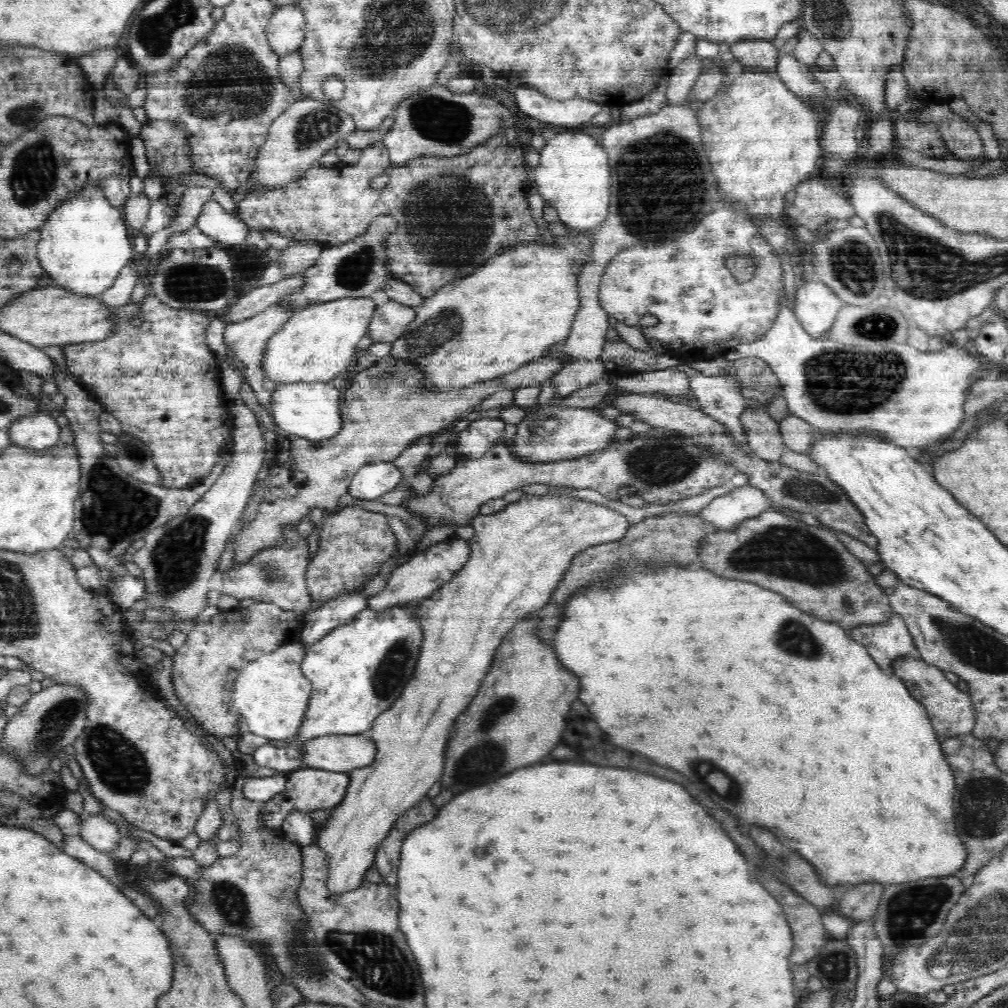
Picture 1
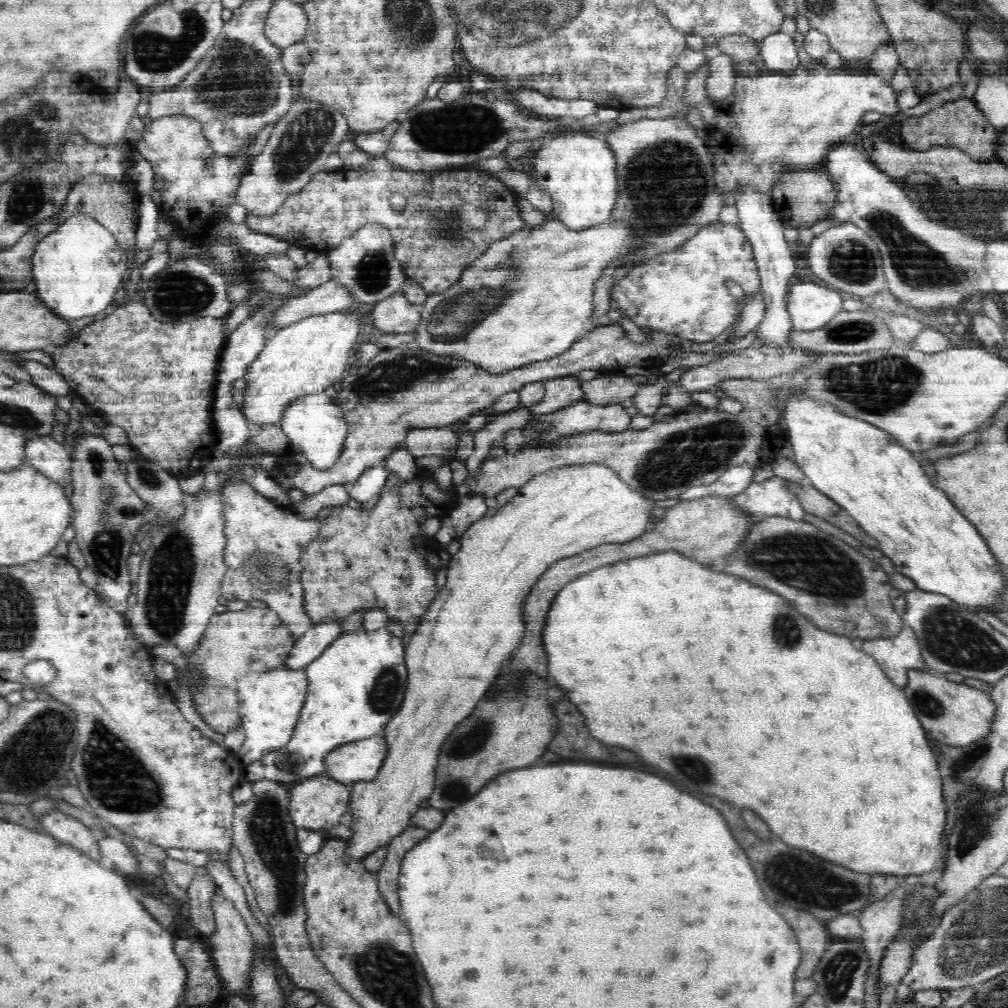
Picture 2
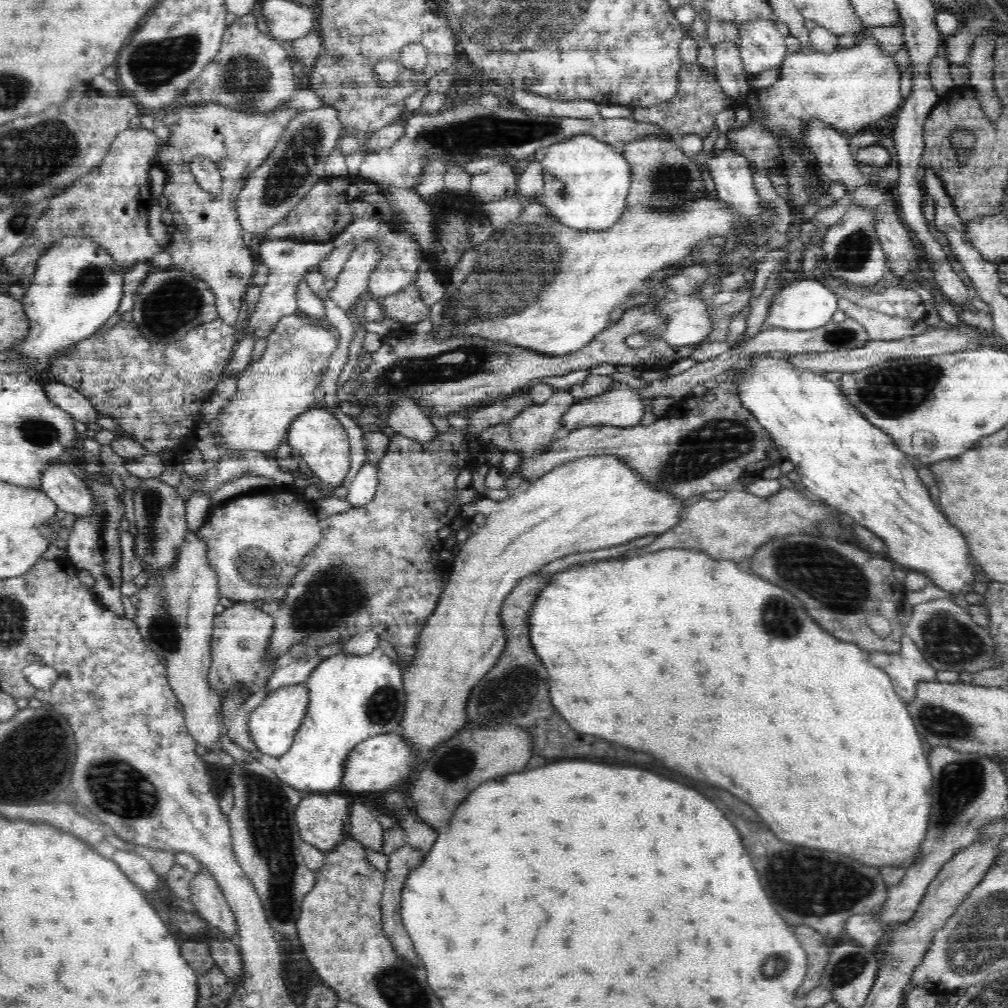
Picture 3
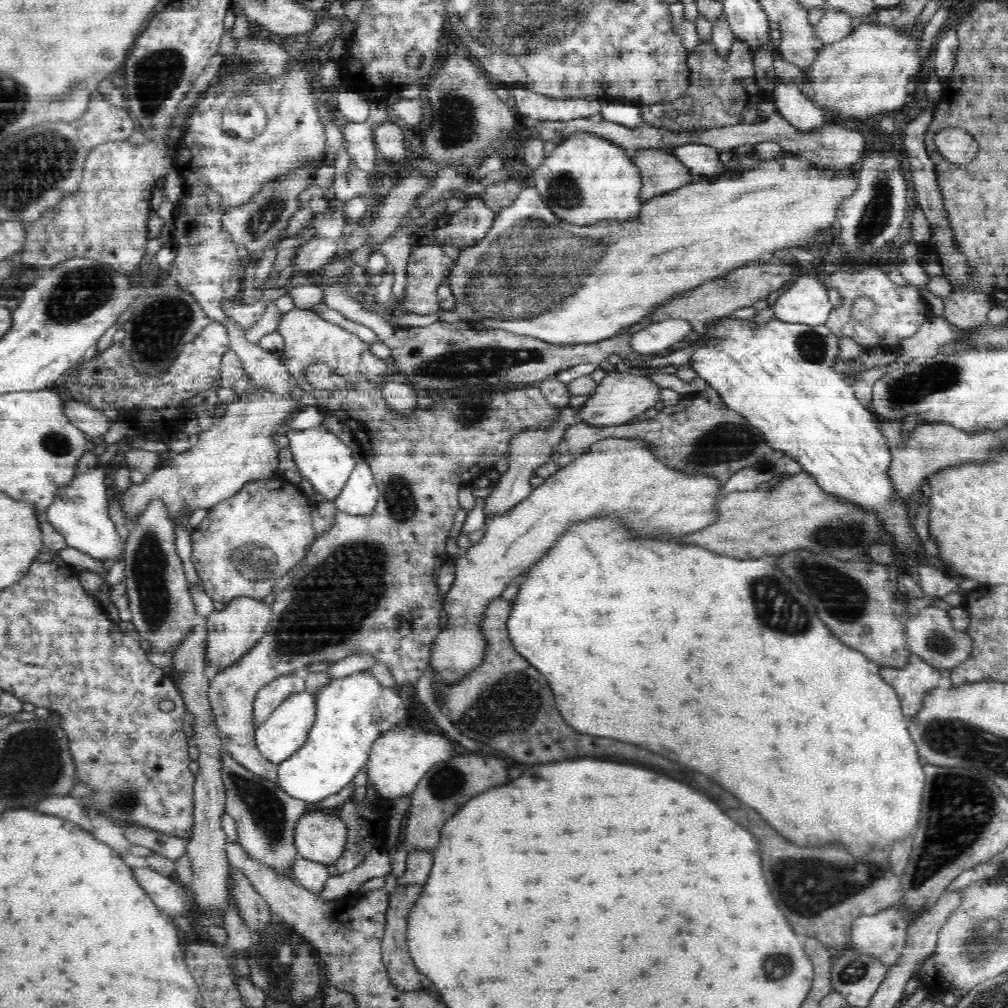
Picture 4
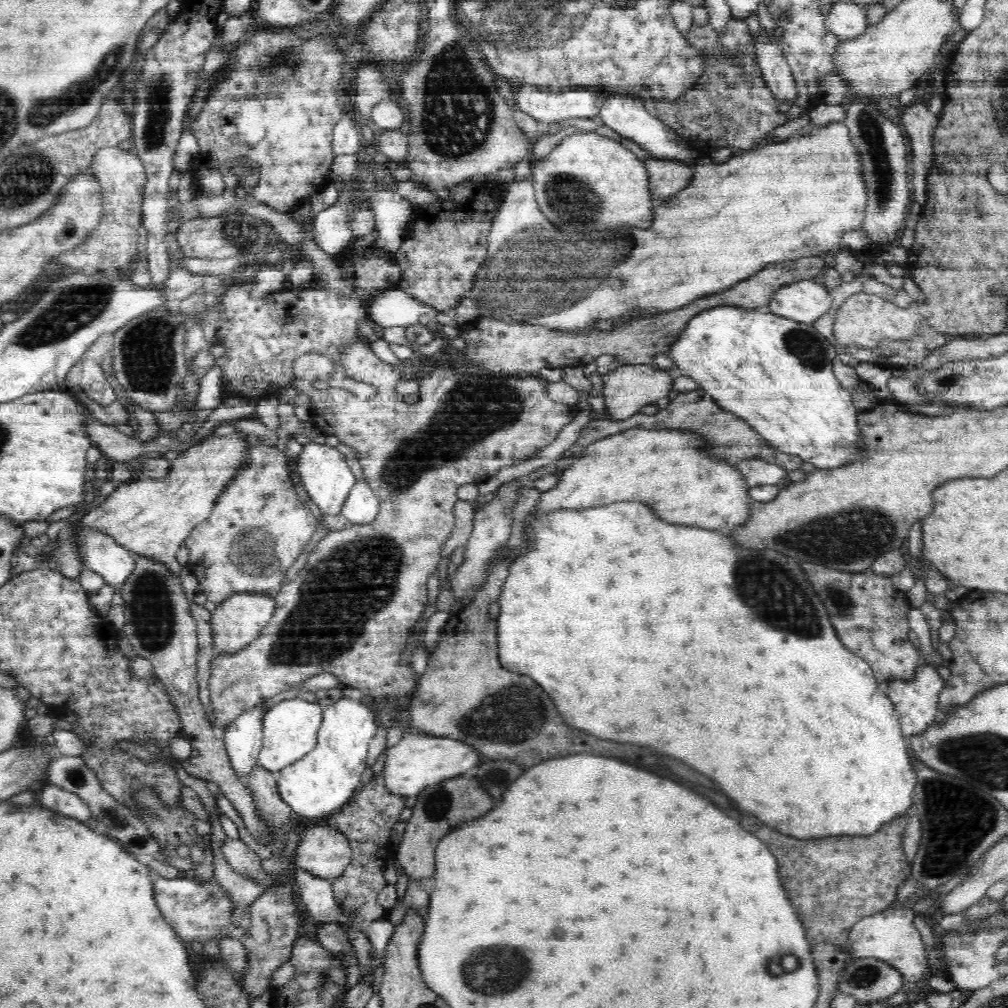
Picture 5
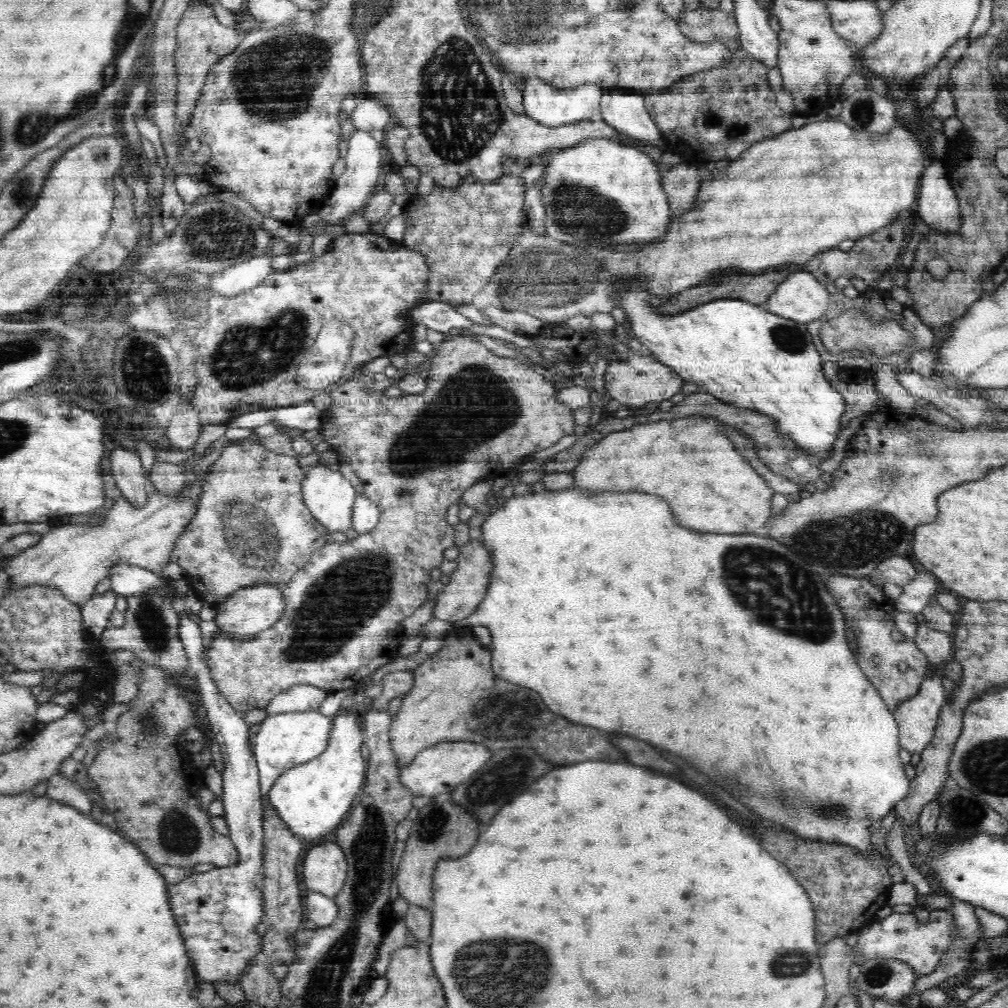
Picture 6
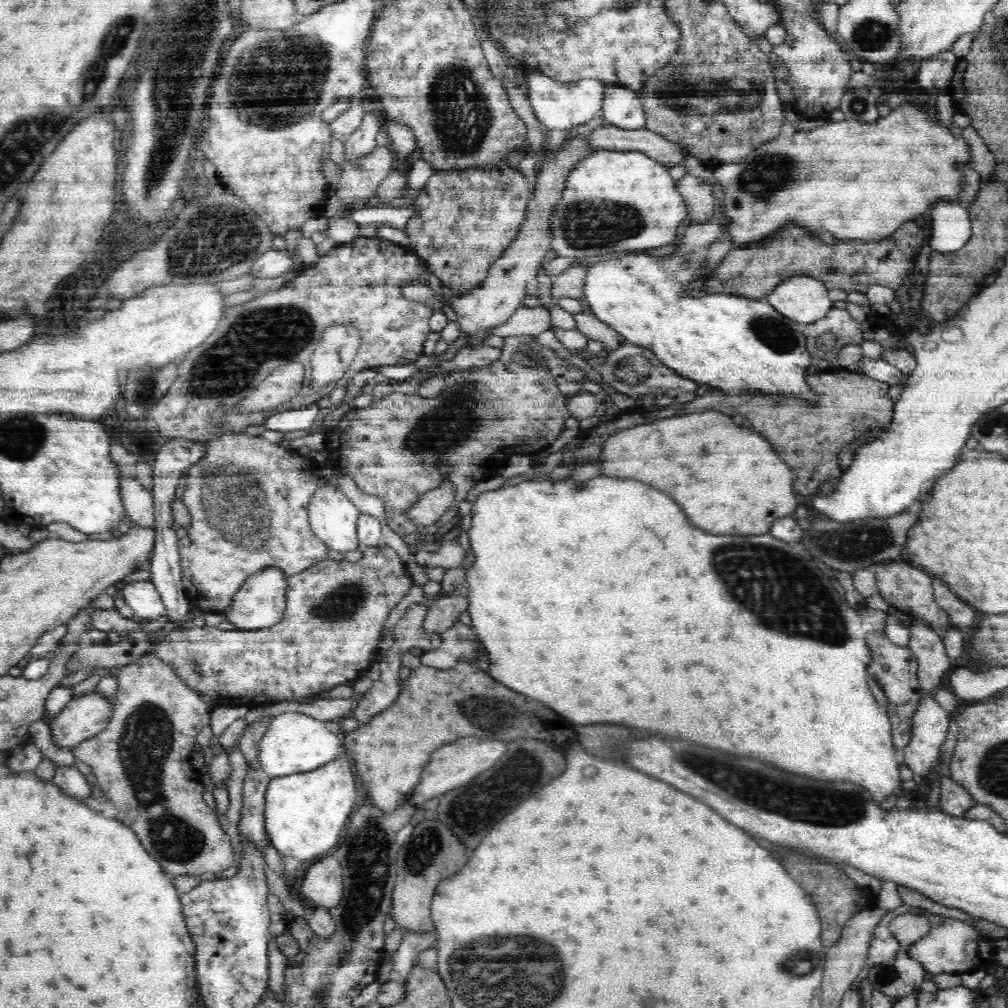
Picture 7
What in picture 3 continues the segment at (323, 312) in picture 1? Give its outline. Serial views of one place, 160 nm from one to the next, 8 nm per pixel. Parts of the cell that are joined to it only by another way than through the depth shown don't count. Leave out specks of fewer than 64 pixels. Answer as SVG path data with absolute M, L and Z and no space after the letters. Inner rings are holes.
M302 314L282 316L272 332L267 336L267 347L258 361L247 367L238 377L237 391L218 415L217 448L222 457L234 456L230 453L242 453L246 450L260 450L277 459L277 449L286 441L290 424L296 416L306 412L314 400L314 388L322 380L326 362L338 346L338 340L322 326L310 326L300 320Z

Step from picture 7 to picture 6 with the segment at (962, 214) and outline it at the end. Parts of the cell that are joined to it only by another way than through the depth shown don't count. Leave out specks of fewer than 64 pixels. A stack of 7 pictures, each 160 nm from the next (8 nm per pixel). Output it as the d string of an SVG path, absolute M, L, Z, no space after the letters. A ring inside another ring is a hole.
M933 160L924 170L917 202L920 219L929 228L941 228L942 232L958 228L958 199L940 160Z

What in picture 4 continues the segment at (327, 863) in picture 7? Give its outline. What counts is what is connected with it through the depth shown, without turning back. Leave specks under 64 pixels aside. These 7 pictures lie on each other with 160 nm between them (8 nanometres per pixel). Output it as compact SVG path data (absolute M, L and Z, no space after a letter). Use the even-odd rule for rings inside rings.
M314 810L314 814L298 818L293 843L300 857L328 866L342 856L346 836L347 828L340 816Z

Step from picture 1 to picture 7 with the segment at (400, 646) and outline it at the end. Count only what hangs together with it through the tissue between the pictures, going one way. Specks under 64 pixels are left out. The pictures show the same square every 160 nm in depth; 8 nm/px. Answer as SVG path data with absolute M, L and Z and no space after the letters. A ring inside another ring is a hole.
M338 758L310 772L271 778L265 797L265 831L272 846L291 865L310 863L336 848L346 820L357 804L356 782L346 758Z

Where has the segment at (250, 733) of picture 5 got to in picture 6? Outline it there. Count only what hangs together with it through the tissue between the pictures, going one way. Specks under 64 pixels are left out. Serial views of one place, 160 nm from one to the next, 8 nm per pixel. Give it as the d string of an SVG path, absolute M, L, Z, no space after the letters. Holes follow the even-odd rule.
M183 611L180 614L180 637L181 643L185 647L186 656L189 659L187 674L194 674L195 676L196 686L194 690L199 692L199 698L201 698L207 714L207 721L210 722L210 731L214 733L216 742L221 746L225 766L221 774L223 776L221 799L225 806L223 818L225 818L229 826L228 835L237 848L238 860L229 867L216 867L216 870L212 869L204 873L189 872L188 876L179 881L178 884L169 884L167 898L170 899L172 914L178 924L179 932L184 940L198 982L208 982L212 986L215 986L216 982L239 985L240 974L244 972L244 968L252 965L256 956L263 952L261 938L256 932L256 927L262 922L262 916L264 916L260 883L264 877L263 796L259 783L257 757L248 750L248 724L242 720L242 714L236 716L236 711L226 702L226 699L222 698L222 695L218 694L218 687L215 686L214 679L210 675L207 654L204 653L200 625Z

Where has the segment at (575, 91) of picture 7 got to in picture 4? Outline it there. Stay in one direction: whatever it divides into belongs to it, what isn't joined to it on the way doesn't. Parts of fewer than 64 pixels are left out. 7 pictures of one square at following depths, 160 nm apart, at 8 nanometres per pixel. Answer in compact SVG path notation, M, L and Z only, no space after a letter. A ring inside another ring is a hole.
M516 88L512 92L516 101L517 114L536 120L569 121L574 118L588 118L600 112L600 102L574 98L574 100L552 100L527 88Z

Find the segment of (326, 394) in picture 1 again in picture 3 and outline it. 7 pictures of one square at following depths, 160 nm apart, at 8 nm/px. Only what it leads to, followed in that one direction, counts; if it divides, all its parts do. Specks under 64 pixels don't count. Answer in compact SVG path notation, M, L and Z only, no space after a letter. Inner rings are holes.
M310 407L308 412L302 412L294 418L294 422L288 428L286 442L292 449L297 450L310 471L323 483L331 485L331 489L343 486L351 467L350 446L342 423L332 414L328 414L322 408Z

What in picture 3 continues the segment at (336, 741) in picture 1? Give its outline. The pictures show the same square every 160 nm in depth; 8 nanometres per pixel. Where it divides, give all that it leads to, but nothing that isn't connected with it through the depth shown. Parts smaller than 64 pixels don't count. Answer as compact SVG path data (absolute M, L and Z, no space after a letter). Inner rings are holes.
M392 733L380 734L363 740L348 754L343 765L342 784L356 794L362 791L386 792L396 788L414 772L414 747Z

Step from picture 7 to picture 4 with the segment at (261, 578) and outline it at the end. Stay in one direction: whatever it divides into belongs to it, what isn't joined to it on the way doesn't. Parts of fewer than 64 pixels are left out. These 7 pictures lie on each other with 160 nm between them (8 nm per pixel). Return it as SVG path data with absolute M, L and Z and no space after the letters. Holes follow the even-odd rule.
M238 597L232 599L220 611L207 616L204 625L207 628L207 656L209 666L217 672L232 667L244 658L251 648L266 634L271 619L271 605L268 600Z

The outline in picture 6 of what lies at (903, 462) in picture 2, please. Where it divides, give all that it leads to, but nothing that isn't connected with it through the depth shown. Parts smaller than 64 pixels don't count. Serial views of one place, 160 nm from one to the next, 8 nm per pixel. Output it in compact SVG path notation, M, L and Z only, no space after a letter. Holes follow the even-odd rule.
M629 286L628 290L617 300L617 307L624 311L627 322L629 322L633 328L631 334L642 342L643 349L650 350L657 361L669 366L674 372L677 372L684 381L698 385L701 391L710 393L714 398L728 403L730 406L750 409L751 411L770 416L770 418L776 421L778 433L782 433L782 435L788 436L788 439L792 439L797 448L803 450L804 456L818 457L824 461L832 457L832 452L834 452L833 446L834 443L836 443L835 440L841 428L841 418L845 411L846 403L841 393L835 388L832 388L829 380L822 374L821 365L823 360L821 359L820 352L817 351L816 345L812 343L812 336L810 336L806 324L778 316L768 309L762 308L760 305L740 299L714 300L714 302L702 304L702 306L690 310L690 312L684 311L680 315L658 315L658 312L654 311L654 306L648 302L650 295L650 291L648 291L646 287Z

